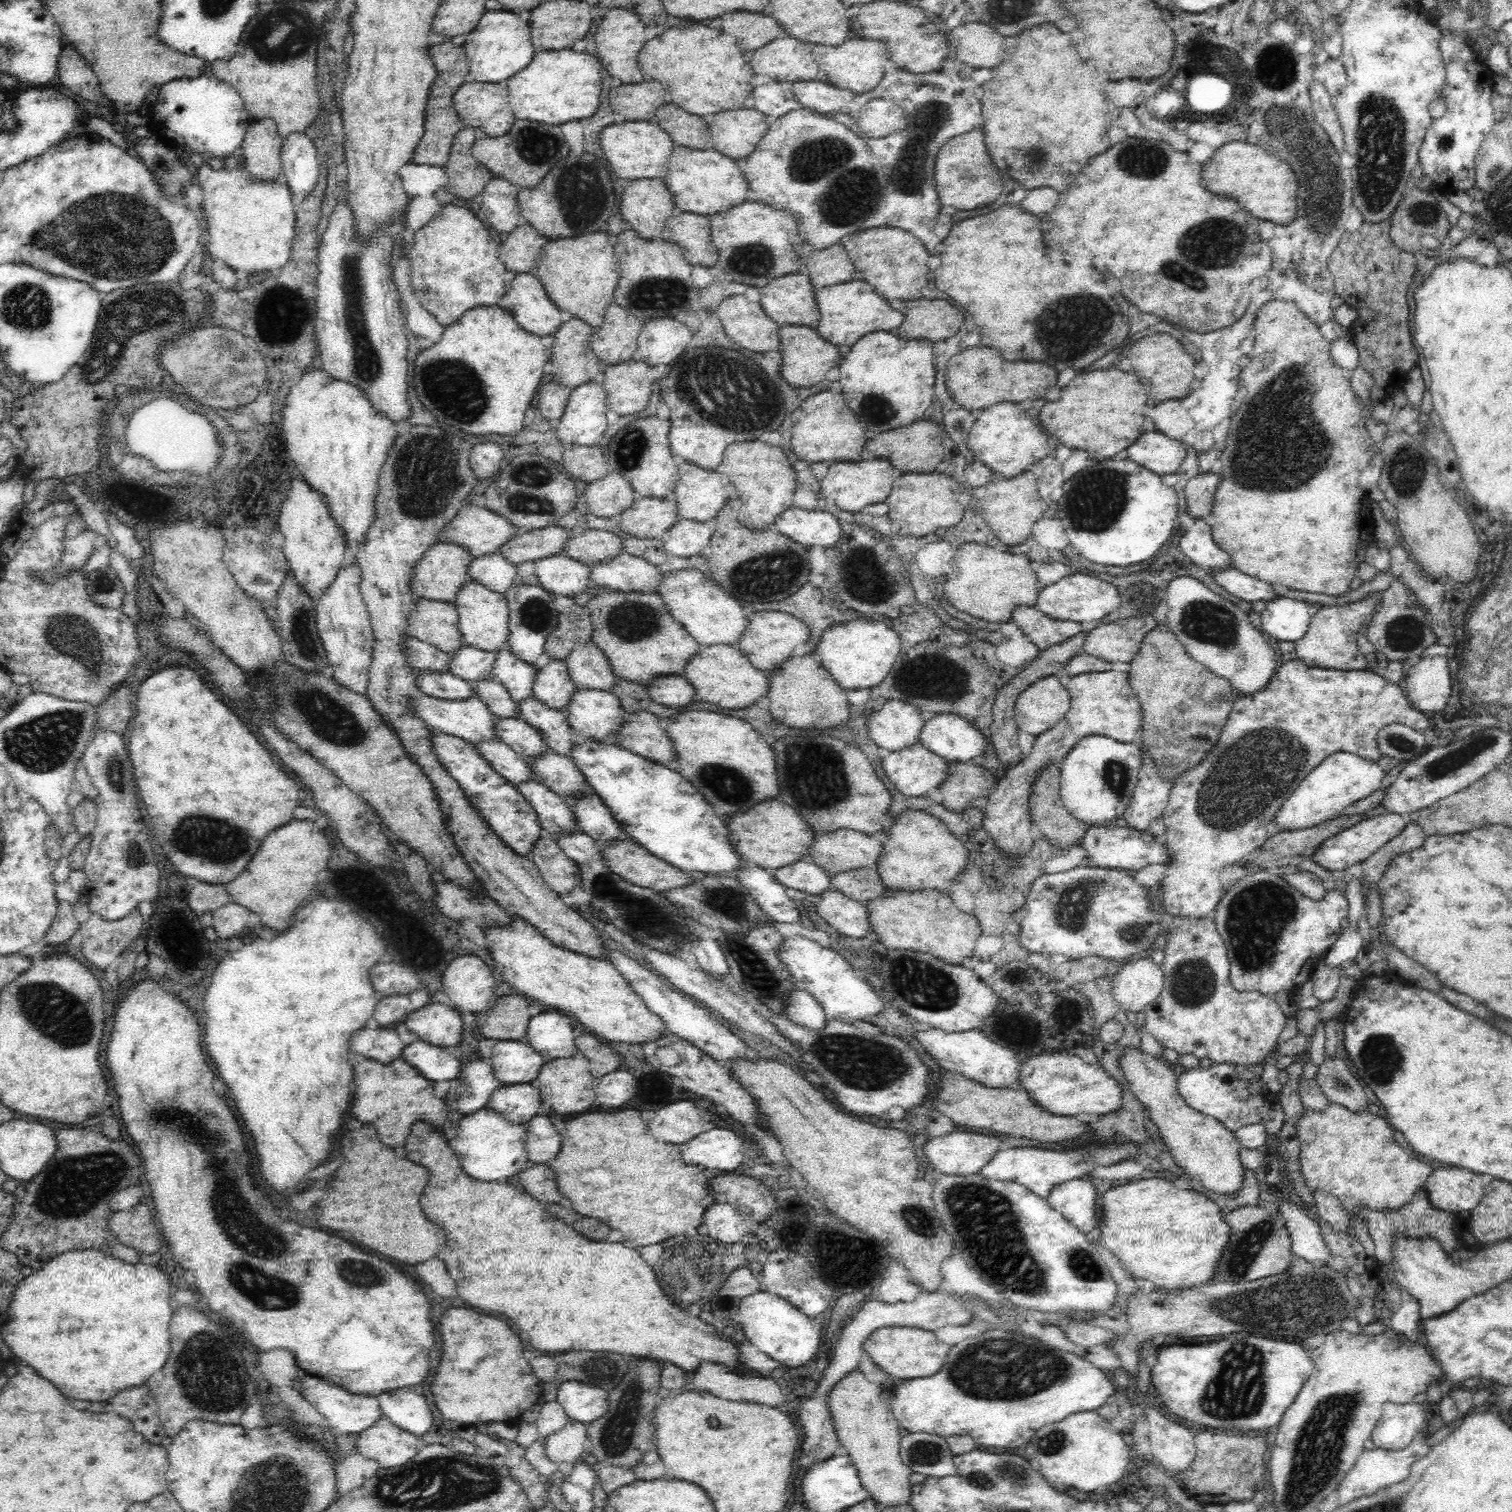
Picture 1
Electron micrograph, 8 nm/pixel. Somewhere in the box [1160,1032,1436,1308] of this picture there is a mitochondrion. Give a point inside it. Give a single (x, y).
(1240, 1257)

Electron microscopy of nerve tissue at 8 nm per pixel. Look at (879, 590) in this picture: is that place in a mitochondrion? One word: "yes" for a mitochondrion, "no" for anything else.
no

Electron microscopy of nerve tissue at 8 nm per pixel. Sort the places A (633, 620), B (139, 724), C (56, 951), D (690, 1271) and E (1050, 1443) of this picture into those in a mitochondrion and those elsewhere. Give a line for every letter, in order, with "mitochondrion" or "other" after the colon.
A: mitochondrion
B: other
C: other
D: mitochondrion
E: mitochondrion

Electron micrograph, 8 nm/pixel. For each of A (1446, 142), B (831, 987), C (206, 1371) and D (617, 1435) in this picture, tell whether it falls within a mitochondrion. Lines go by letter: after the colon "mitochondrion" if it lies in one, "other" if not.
A: other
B: other
C: mitochondrion
D: mitochondrion

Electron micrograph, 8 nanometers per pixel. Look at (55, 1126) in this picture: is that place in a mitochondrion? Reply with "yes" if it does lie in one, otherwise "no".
no

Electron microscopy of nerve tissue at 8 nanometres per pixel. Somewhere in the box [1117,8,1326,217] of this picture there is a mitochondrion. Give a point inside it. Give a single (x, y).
(1282, 60)

